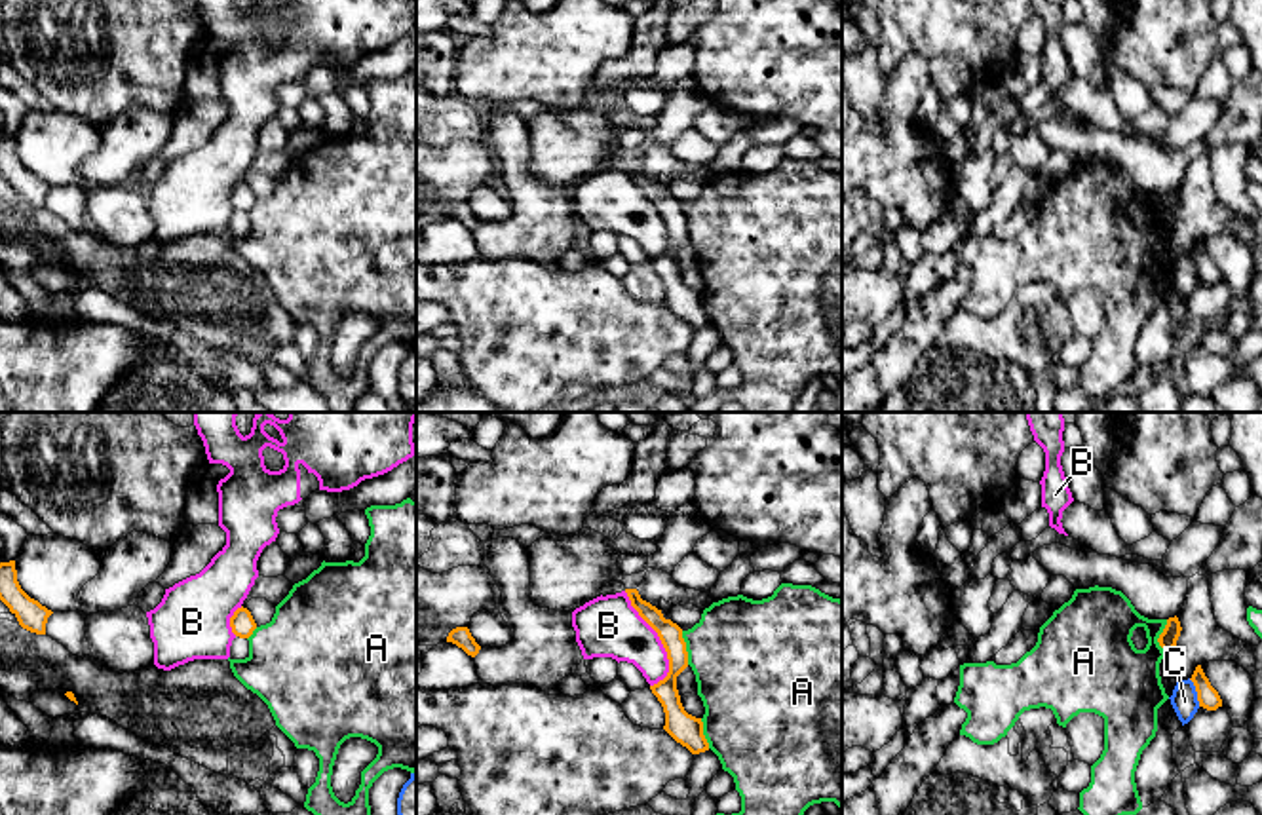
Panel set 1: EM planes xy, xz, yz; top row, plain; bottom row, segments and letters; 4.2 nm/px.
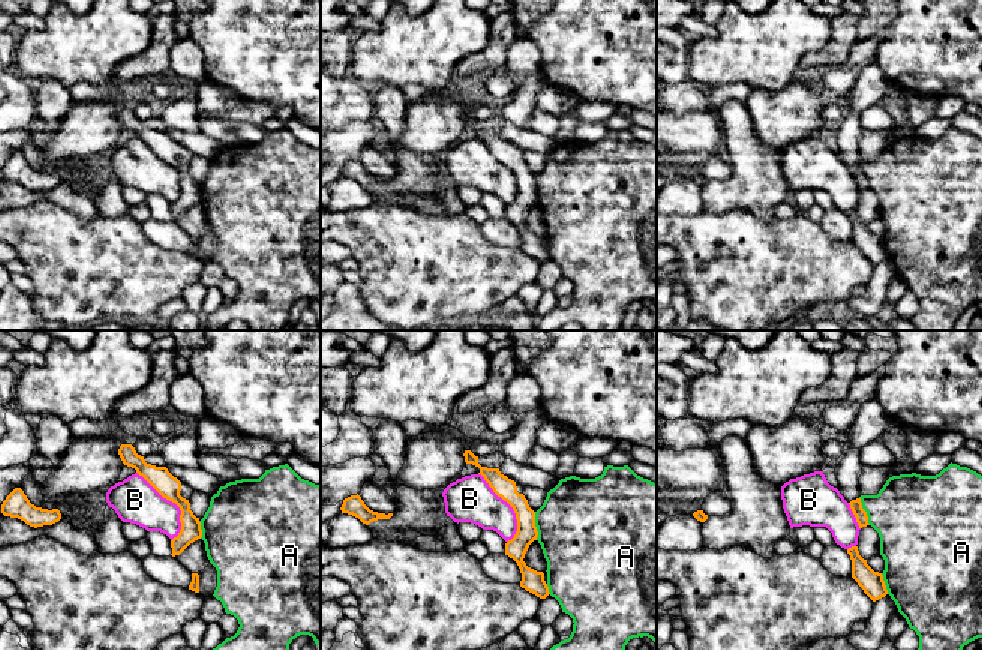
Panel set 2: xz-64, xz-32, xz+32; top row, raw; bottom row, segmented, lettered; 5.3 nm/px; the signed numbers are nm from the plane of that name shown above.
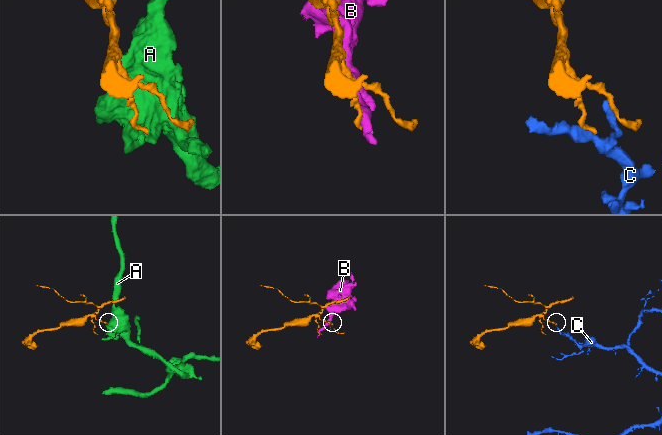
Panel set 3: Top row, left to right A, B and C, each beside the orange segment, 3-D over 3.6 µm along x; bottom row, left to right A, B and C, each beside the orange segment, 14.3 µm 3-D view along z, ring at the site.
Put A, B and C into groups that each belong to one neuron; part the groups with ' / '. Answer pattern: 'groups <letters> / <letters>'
groups A / B / C

